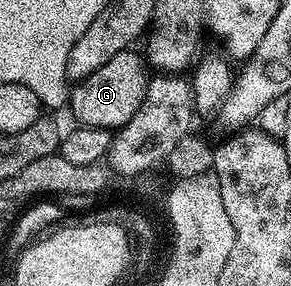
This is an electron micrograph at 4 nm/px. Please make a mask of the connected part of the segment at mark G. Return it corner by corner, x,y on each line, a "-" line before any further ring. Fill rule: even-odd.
130,49
115,53
111,61
105,62
102,67
95,69
95,73
80,80
72,88
67,107
73,110
80,126
120,129
124,123
131,121
131,117
135,117
139,105
143,105
143,97
151,78
150,72
145,72
146,60
142,56
141,60
135,52

